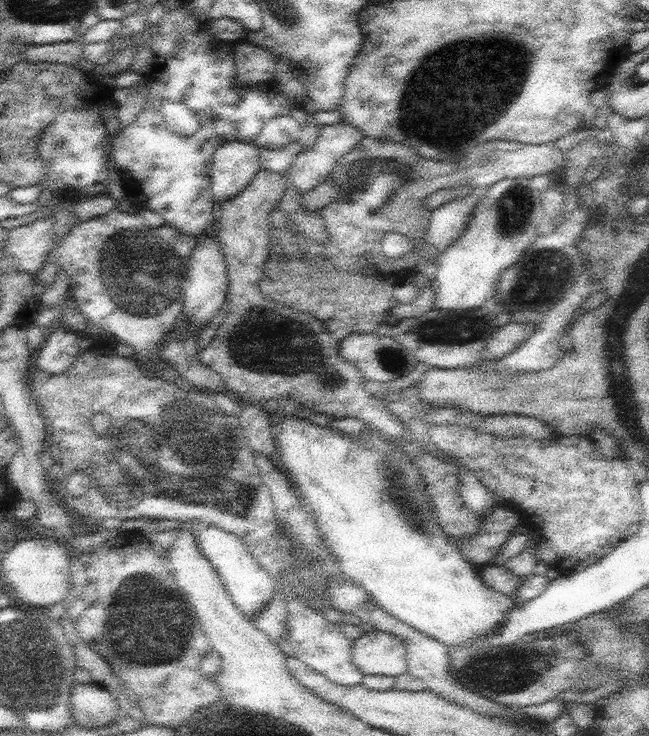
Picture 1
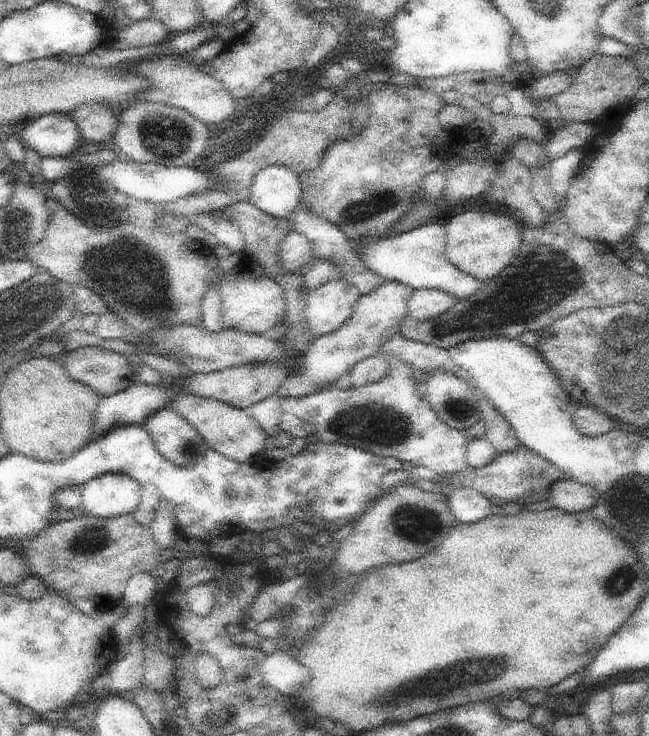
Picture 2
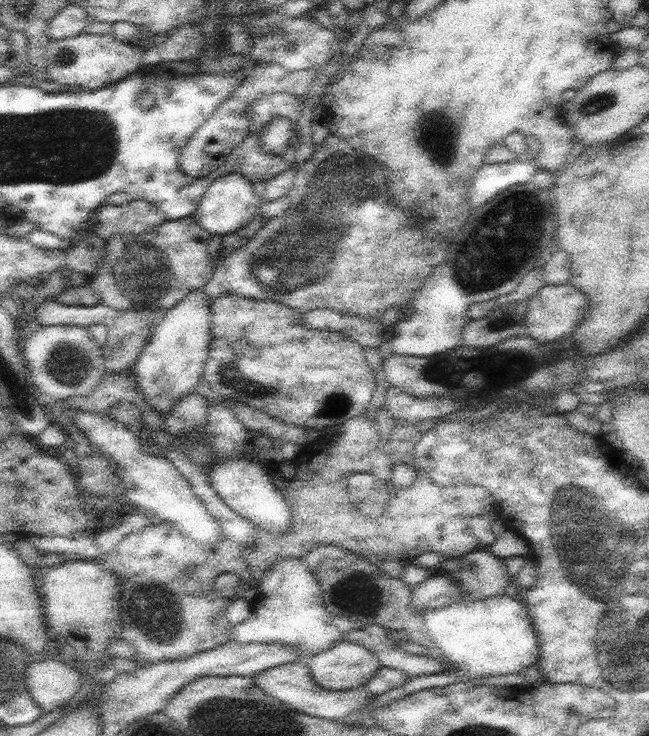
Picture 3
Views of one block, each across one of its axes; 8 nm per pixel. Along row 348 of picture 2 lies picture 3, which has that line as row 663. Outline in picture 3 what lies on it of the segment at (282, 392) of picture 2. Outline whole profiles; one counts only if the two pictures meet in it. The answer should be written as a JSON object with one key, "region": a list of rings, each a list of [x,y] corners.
{"region":[[[348,640],[336,643],[330,650],[319,652],[309,664],[312,679],[328,691],[346,691],[366,686],[382,667],[379,658],[365,646]]]}

